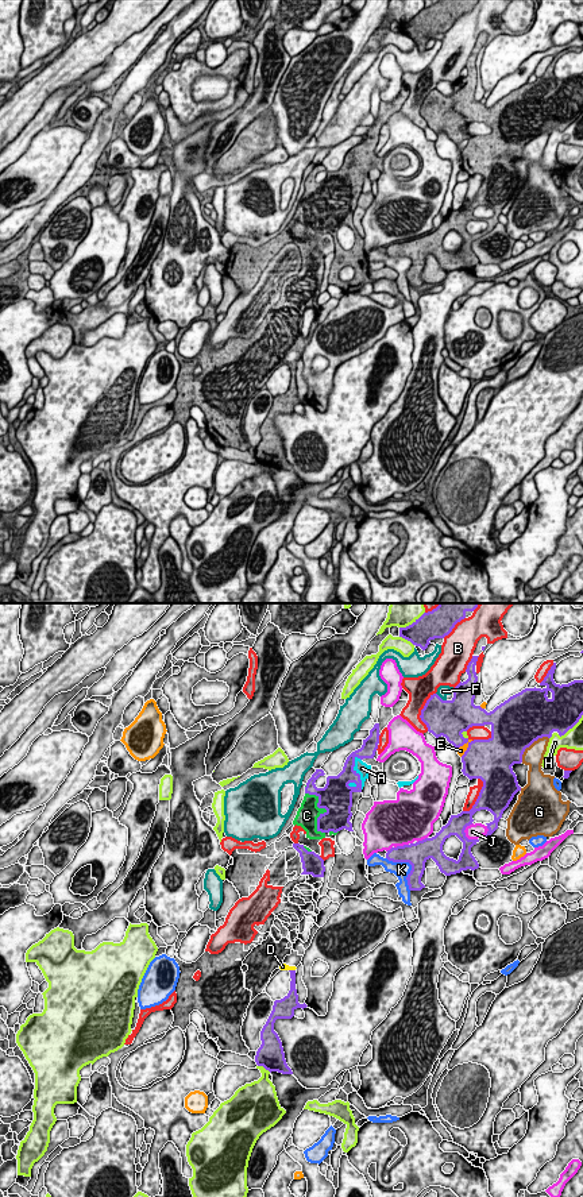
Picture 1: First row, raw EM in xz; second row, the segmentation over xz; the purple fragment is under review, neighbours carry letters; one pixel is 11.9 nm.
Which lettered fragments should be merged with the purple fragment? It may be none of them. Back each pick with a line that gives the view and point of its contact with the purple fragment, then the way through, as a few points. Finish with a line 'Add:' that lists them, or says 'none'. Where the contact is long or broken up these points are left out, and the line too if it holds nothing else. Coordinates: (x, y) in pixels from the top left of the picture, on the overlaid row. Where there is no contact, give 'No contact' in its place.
A: Touches purple at xz (355, 772)
C: Touches purple at xz (324, 807)
D: Touches purple at xz (292, 970)
Add: A, C, D

